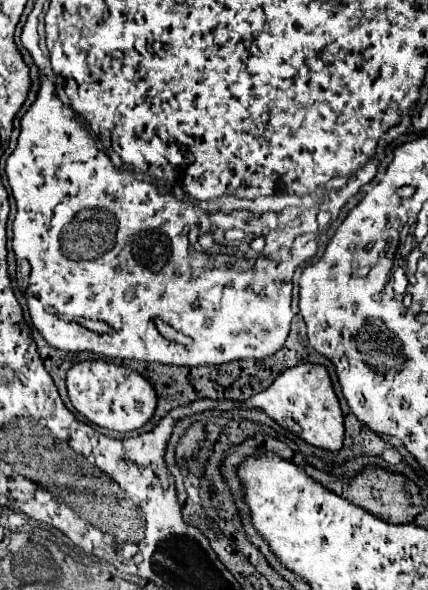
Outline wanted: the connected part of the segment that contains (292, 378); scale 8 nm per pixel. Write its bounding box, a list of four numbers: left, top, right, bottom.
[246,364,344,452]

